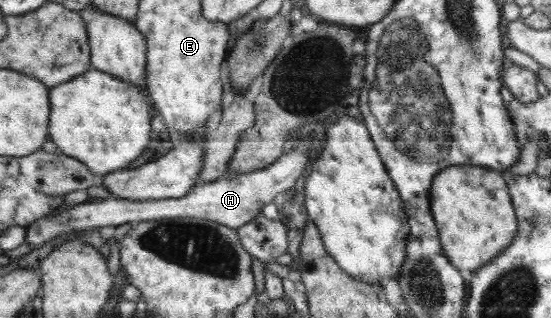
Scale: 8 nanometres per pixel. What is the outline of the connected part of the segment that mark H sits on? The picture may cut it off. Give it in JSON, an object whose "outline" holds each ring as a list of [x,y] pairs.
{"outline":[[[306,137],[300,140],[292,151],[282,155],[270,167],[247,174],[239,174],[233,178],[223,176],[209,184],[198,184],[188,194],[180,198],[134,201],[132,199],[115,198],[109,194],[103,199],[91,200],[80,205],[63,207],[62,204],[56,210],[56,216],[44,216],[39,221],[34,221],[26,226],[28,235],[25,242],[32,245],[32,248],[36,250],[54,236],[60,235],[60,233],[101,228],[106,227],[106,225],[118,226],[128,222],[137,223],[177,217],[203,217],[204,219],[226,224],[226,227],[237,229],[262,213],[263,207],[272,202],[278,193],[294,188],[296,179],[302,175],[305,165],[308,165],[308,159],[310,159],[310,153],[312,153],[310,145],[310,138]]]}

